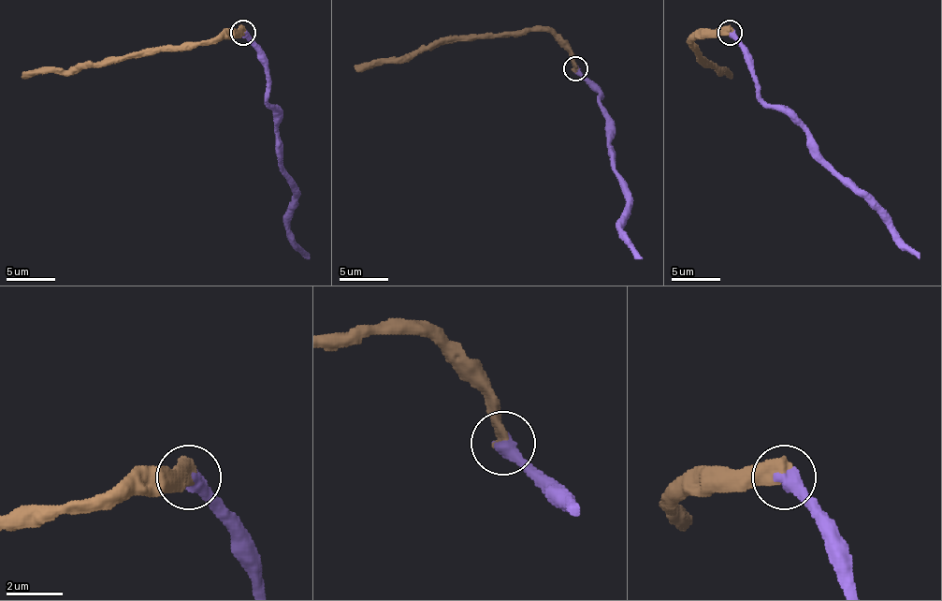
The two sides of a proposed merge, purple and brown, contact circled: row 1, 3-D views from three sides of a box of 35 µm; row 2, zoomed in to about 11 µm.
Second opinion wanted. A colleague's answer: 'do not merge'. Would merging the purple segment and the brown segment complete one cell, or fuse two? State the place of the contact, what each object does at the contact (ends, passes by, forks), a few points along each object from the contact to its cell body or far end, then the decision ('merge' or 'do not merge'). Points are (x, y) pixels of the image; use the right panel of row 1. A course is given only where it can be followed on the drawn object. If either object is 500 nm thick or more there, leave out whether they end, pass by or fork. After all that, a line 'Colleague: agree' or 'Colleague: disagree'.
(730, 32) | purple via (730, 33), (752, 70), (757, 95), (787, 114), (826, 161), (858, 190), (920, 259) | brown via (730, 30), (702, 30), (690, 43), (717, 72), (730, 77) | do not merge
Colleague: agree

